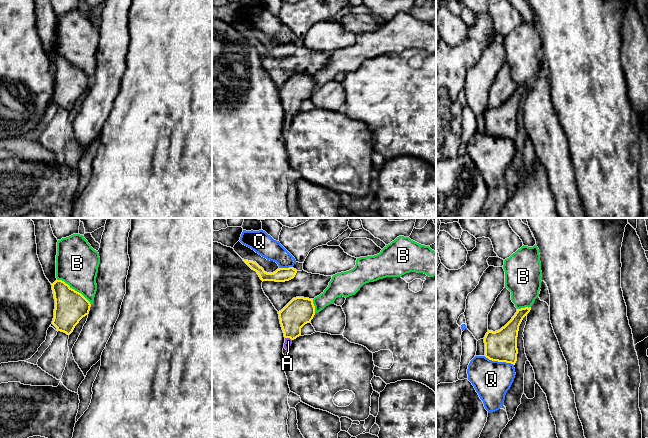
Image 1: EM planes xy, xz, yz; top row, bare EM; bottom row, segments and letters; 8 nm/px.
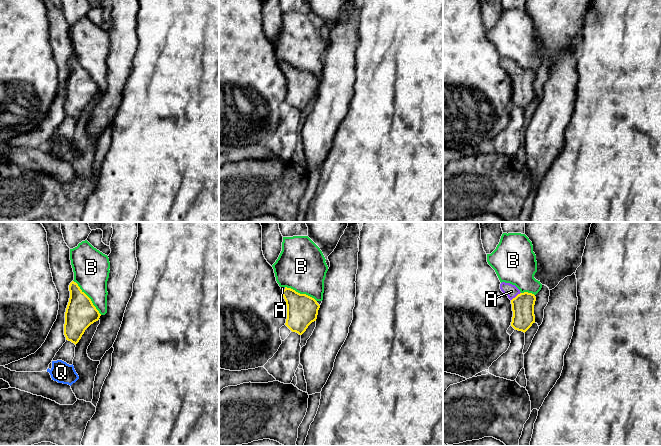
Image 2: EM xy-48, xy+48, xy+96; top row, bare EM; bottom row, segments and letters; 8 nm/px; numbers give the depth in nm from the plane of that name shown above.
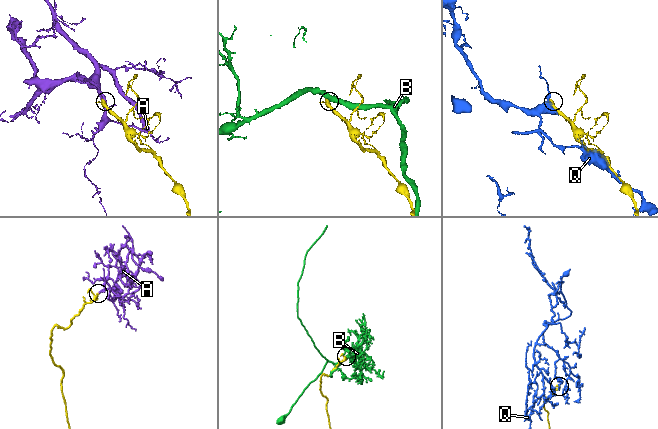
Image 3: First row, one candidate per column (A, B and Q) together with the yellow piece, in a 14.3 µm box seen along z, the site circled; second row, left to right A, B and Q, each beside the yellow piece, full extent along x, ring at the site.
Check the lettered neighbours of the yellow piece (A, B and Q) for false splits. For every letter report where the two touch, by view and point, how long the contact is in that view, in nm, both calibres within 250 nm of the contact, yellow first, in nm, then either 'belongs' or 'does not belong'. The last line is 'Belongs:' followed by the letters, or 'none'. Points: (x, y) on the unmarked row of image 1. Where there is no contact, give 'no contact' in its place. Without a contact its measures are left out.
A: xz (288, 113) | 60 nm | 220/60 nm | belongs
B: xy (73, 65) | 340 nm | 260/340 nm | does not belong
Q: yz (499, 137) | 260 nm | 240/300 nm | does not belong
Belongs: A

